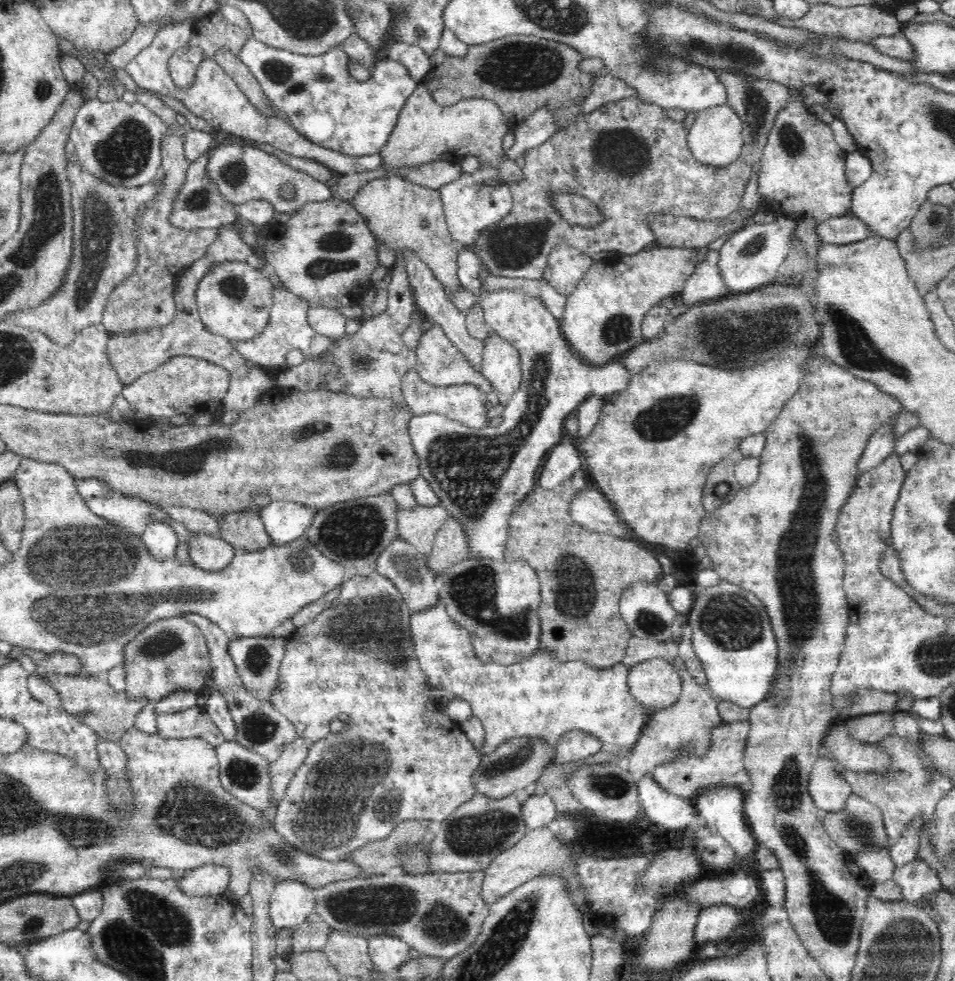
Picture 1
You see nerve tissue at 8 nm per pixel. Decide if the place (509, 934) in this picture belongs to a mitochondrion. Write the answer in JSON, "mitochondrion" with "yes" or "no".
{"mitochondrion":"yes"}

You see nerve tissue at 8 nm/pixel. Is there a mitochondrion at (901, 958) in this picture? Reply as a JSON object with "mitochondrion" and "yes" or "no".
{"mitochondrion":"yes"}

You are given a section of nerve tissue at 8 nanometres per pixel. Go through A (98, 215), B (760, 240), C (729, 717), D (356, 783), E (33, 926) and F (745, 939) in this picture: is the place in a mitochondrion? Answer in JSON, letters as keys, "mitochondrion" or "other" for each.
{"A":"mitochondrion","B":"mitochondrion","C":"other","D":"mitochondrion","E":"mitochondrion","F":"other"}

